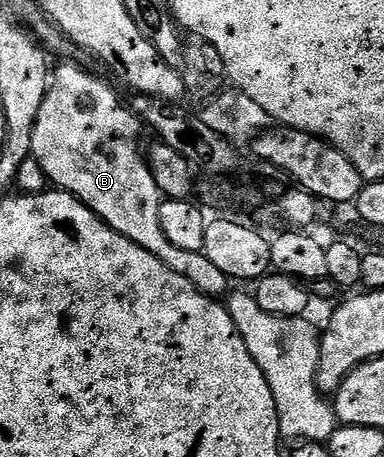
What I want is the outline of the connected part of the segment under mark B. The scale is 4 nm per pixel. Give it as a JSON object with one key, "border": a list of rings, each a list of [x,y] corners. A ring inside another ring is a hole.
{"border":[[[64,61],[60,68],[50,75],[50,86],[42,101],[42,109],[38,109],[38,121],[34,125],[34,141],[31,158],[36,159],[38,166],[44,170],[49,184],[61,191],[69,191],[78,201],[82,201],[110,229],[122,233],[130,241],[134,241],[142,249],[154,253],[162,265],[174,269],[178,277],[186,277],[203,295],[224,297],[229,294],[230,280],[222,269],[217,269],[203,251],[187,251],[178,249],[166,237],[162,229],[160,204],[162,196],[158,189],[158,181],[154,181],[154,173],[150,169],[145,152],[140,151],[140,116],[132,110],[127,102],[116,96],[116,91],[108,83],[103,83],[96,75],[83,71],[76,63]]]}

